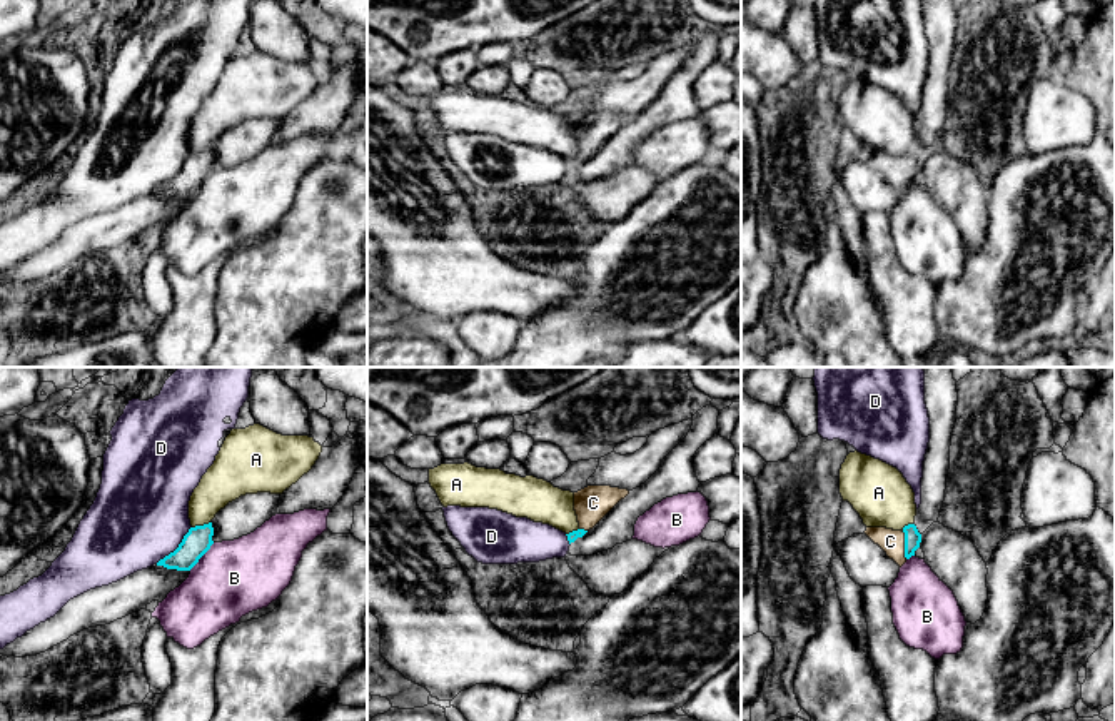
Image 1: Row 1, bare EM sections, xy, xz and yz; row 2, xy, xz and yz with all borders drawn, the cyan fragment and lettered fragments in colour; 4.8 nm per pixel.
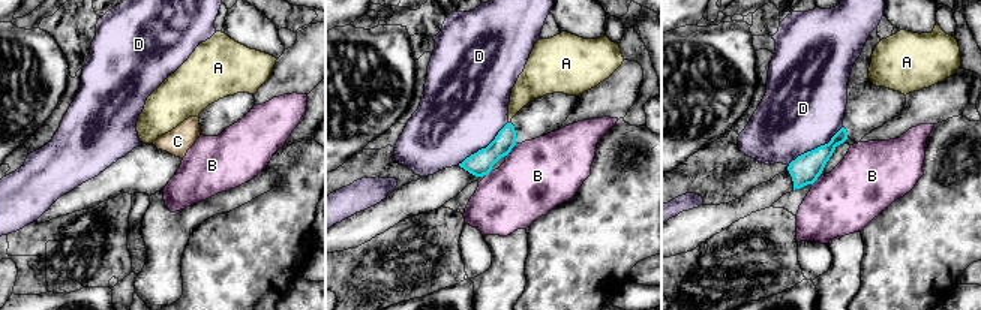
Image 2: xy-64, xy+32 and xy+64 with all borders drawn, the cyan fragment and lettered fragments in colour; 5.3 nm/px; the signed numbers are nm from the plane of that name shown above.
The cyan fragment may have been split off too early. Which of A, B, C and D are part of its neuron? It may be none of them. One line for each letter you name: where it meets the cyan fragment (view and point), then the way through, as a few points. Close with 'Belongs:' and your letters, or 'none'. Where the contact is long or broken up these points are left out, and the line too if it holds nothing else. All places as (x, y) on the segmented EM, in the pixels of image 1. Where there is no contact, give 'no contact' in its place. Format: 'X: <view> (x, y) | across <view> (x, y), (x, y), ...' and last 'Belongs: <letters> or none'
C: yz (905, 544) | across yz (912, 536), (905, 544), (890, 541)
Belongs: C

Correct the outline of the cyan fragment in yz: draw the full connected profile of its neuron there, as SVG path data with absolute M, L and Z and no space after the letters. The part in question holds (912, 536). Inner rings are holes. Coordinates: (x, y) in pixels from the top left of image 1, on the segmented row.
M915 524L905 526L901 531L893 531L886 527L866 527L865 534L878 544L890 559L893 559L900 567L915 556L920 547L921 534Z

